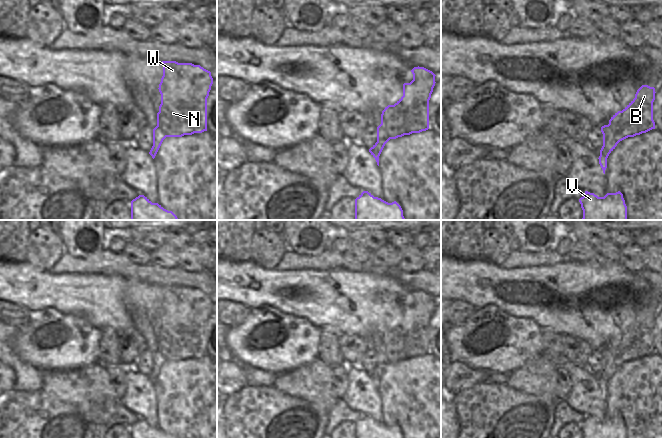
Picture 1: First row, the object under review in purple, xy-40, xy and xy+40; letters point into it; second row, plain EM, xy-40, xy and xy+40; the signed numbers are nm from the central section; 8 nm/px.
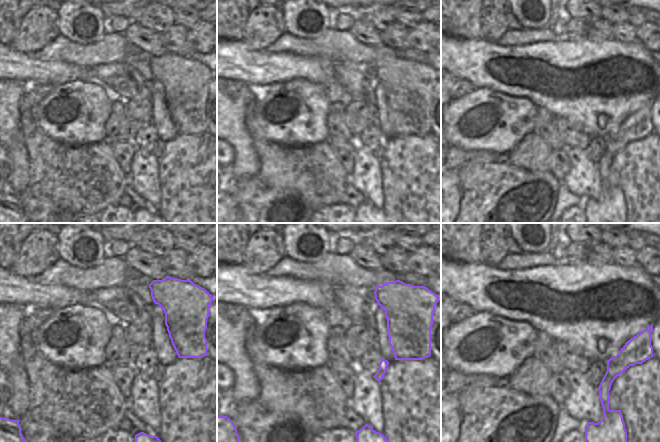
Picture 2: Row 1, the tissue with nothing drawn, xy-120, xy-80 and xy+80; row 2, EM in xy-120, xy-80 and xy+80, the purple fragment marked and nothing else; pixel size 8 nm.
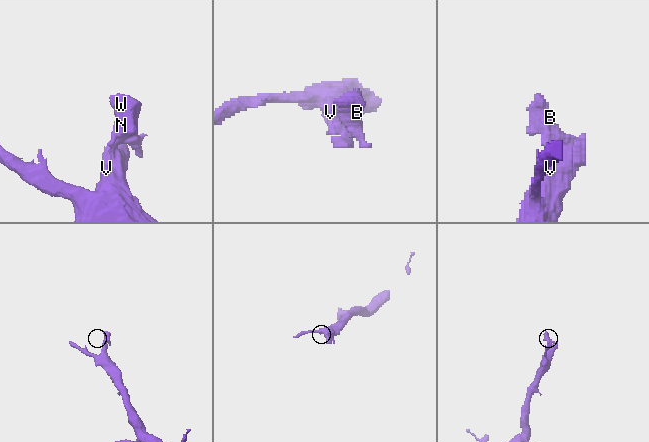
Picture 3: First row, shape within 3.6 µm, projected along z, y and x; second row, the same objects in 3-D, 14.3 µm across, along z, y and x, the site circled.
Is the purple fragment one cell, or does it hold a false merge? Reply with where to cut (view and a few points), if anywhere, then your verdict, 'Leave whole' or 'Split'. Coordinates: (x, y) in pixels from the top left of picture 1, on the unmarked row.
No split. Leave whole

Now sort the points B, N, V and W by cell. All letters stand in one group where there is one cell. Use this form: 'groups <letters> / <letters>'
groups B N V W

